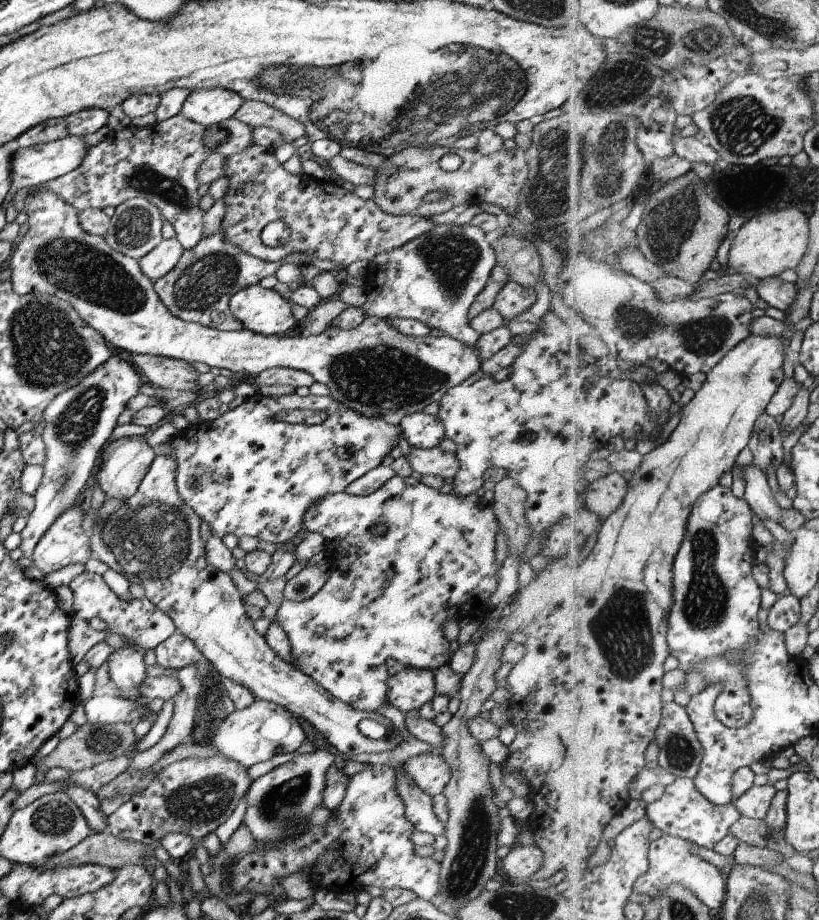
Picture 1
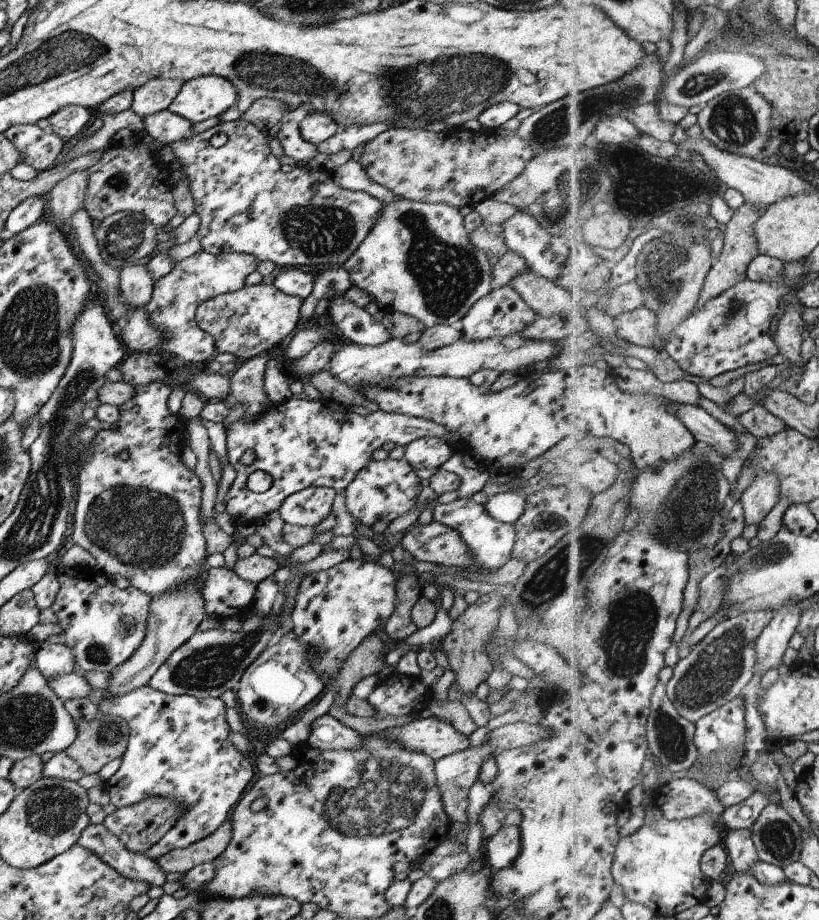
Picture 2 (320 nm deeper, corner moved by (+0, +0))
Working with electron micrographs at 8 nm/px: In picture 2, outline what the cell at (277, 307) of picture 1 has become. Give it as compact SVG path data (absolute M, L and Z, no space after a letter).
M272 284L243 285L236 291L223 293L197 305L194 319L198 328L214 342L216 353L228 352L239 361L266 353L291 332L299 320L302 300L277 290Z

